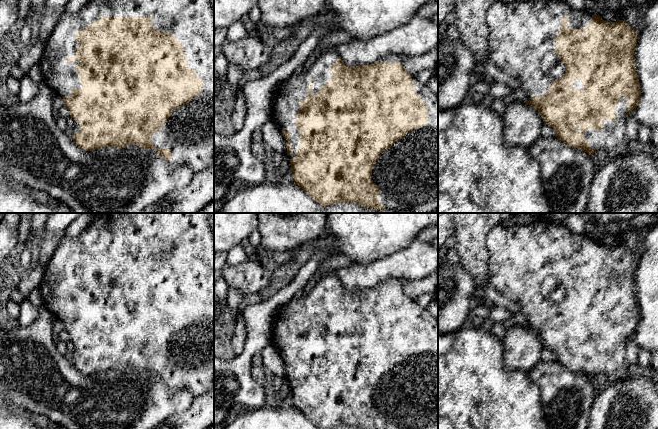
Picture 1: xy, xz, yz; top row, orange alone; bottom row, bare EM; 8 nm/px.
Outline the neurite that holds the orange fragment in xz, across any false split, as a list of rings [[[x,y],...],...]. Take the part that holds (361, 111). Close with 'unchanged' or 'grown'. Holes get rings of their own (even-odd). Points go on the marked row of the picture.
[[[334,48],[324,49],[304,73],[293,74],[280,82],[273,98],[271,120],[281,131],[290,158],[294,184],[322,206],[338,202],[351,202],[375,210],[389,209],[404,213],[434,213],[438,210],[438,97],[403,67],[401,56],[391,54],[367,65],[349,67],[343,63]]]; grown

